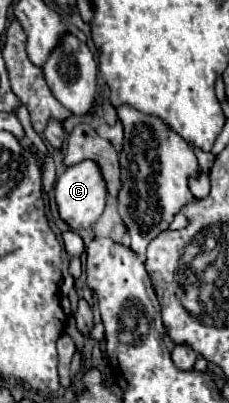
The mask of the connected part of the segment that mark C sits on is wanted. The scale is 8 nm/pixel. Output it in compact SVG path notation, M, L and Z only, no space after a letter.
M84 160L76 166L66 168L66 172L62 176L58 176L58 180L54 184L54 198L56 198L60 218L70 228L74 228L74 230L90 228L100 218L104 204L106 204L106 184L100 176L98 164L92 160Z

